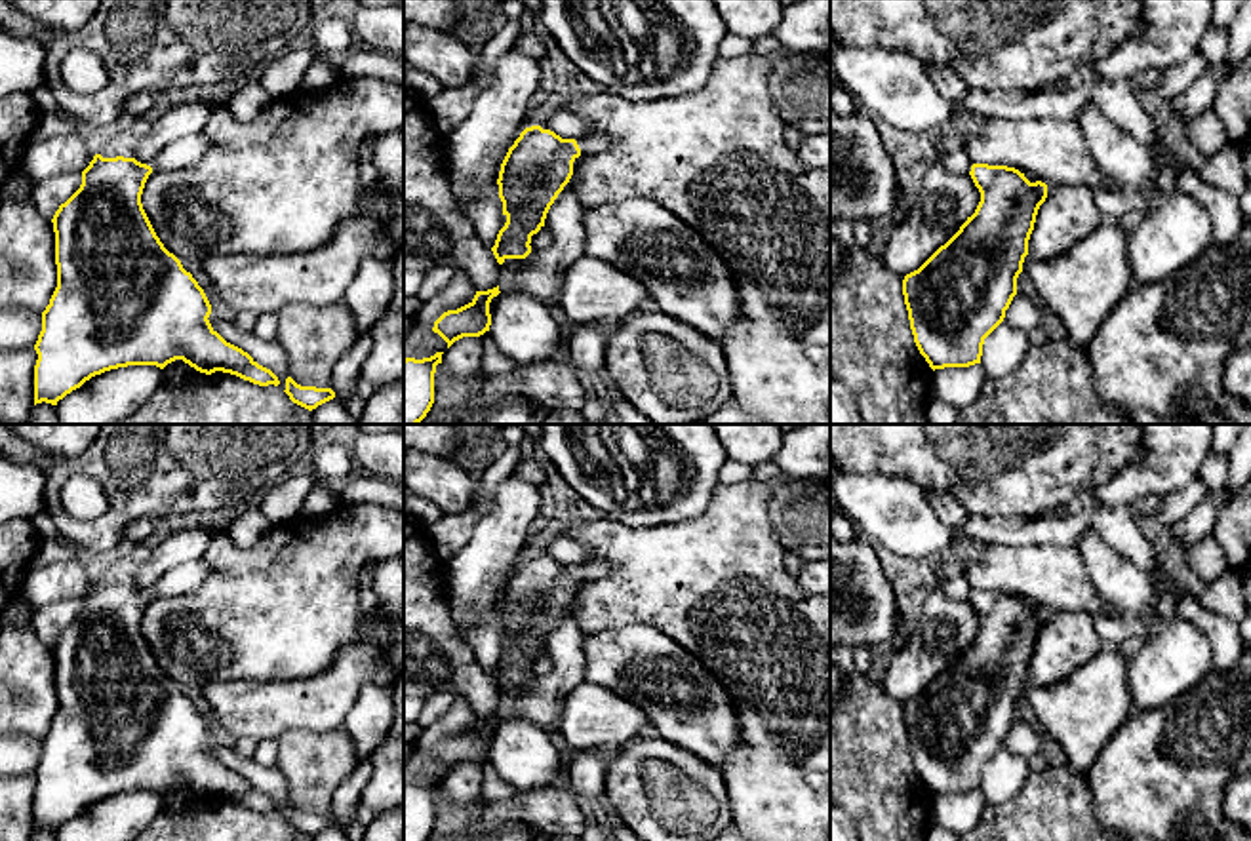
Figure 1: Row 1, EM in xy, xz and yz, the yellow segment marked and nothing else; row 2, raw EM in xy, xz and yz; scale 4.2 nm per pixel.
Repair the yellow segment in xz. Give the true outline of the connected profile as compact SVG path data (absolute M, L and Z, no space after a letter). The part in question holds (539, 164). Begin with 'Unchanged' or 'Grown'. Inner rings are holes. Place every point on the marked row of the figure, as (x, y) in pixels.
Grown. M541 126L526 127L508 148L499 171L499 198L505 226L491 247L499 264L526 259L531 236L545 226L546 213L573 175L581 154L602 152L611 145L606 135L562 139Z

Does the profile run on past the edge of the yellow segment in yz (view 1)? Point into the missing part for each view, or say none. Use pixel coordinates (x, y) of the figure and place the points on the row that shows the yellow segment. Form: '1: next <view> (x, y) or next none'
1: next none

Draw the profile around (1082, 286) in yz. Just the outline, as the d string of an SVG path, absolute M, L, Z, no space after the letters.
M1102 221L1055 259L1024 257L1023 272L1076 346L1085 348L1091 342L1104 318L1131 289L1127 240L1120 223Z

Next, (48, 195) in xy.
M63 173L34 183L32 204L46 219L53 219L61 204L65 204L82 185L82 173Z

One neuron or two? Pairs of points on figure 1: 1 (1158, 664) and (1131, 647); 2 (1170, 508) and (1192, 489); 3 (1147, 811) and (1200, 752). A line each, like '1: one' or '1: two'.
1: two
2: one
3: one

